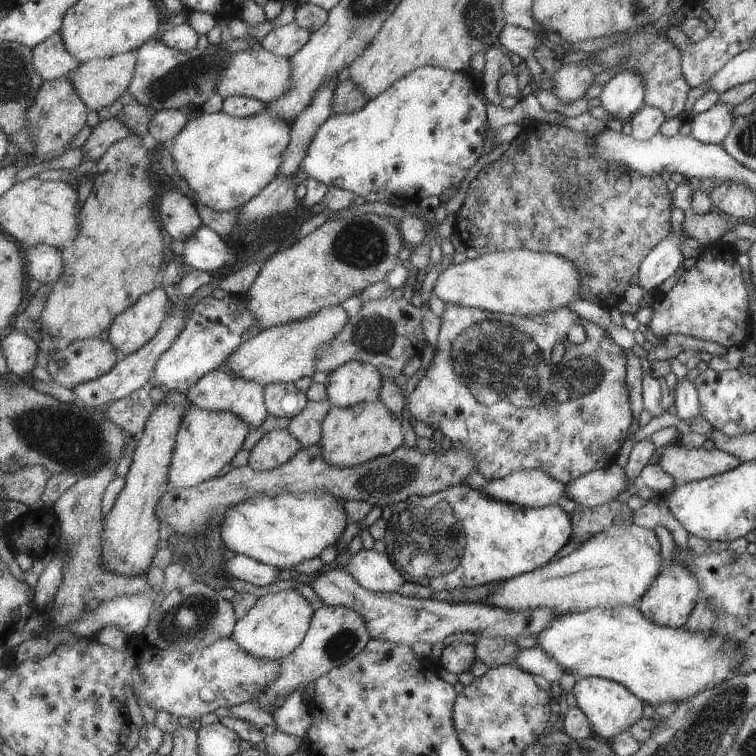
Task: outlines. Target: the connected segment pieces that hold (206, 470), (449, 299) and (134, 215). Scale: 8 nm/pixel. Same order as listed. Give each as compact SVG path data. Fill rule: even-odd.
M190 406L176 434L176 448L168 470L171 488L195 486L212 479L219 470L237 454L249 426L239 416L231 412L213 412Z
M506 249L505 251L491 251L477 256L474 260L466 259L460 264L449 264L435 278L433 292L446 305L461 305L479 308L487 312L505 315L539 315L542 312L553 312L557 308L569 306L581 298L580 272L571 260L557 256L551 252L531 251L529 249Z
M129 134L113 143L100 160L99 172L93 180L90 195L84 202L81 211L81 232L72 243L65 244L62 249L65 272L61 280L57 280L53 292L47 298L47 306L43 310L41 320L47 332L53 336L57 346L74 343L87 338L99 338L109 328L112 320L135 303L145 292L153 291L159 282L155 282L159 264L163 260L163 238L159 234L159 226L151 220L151 186L147 182L147 156L137 135ZM109 164L127 164L119 170L109 170Z

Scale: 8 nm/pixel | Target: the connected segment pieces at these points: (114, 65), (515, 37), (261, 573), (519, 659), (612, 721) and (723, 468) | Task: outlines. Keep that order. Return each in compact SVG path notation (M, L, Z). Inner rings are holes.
M136 51L96 58L83 63L81 68L62 79L71 80L88 108L97 113L119 99L127 90L132 82L136 60Z
M504 25L500 32L500 39L497 40L497 45L504 52L513 52L521 58L522 67L529 69L534 82L537 81L542 72L538 61L533 58L533 52L540 44L541 41L531 30L513 25Z
M235 555L223 562L222 569L232 578L251 582L253 586L270 584L280 572L274 566L255 562L243 555Z
M537 645L523 650L519 649L519 652L513 656L513 662L509 662L509 665L544 678L547 682L557 681L561 676L567 674L549 654L545 654L543 649Z
M576 677L571 690L576 700L576 707L589 720L594 737L611 738L627 731L636 720L642 718L644 701L639 700L622 684L601 677Z
M677 441L663 446L657 466L672 476L676 486L723 474L742 462L736 456L721 450L703 447L687 449Z

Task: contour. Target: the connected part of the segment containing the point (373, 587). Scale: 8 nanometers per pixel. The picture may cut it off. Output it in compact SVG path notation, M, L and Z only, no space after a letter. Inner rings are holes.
M359 549L343 564L342 570L352 576L357 584L370 591L396 593L397 588L404 582L402 576L391 566L389 558L387 558L384 551L376 551L374 549Z

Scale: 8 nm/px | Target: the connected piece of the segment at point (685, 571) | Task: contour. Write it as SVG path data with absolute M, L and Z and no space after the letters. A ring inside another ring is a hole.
M672 561L667 563L661 568L660 574L657 575L656 580L653 580L645 594L641 596L640 612L653 624L671 626L671 628L682 627L699 600L697 580L696 574L693 573L691 568L687 568L685 564L675 564Z

